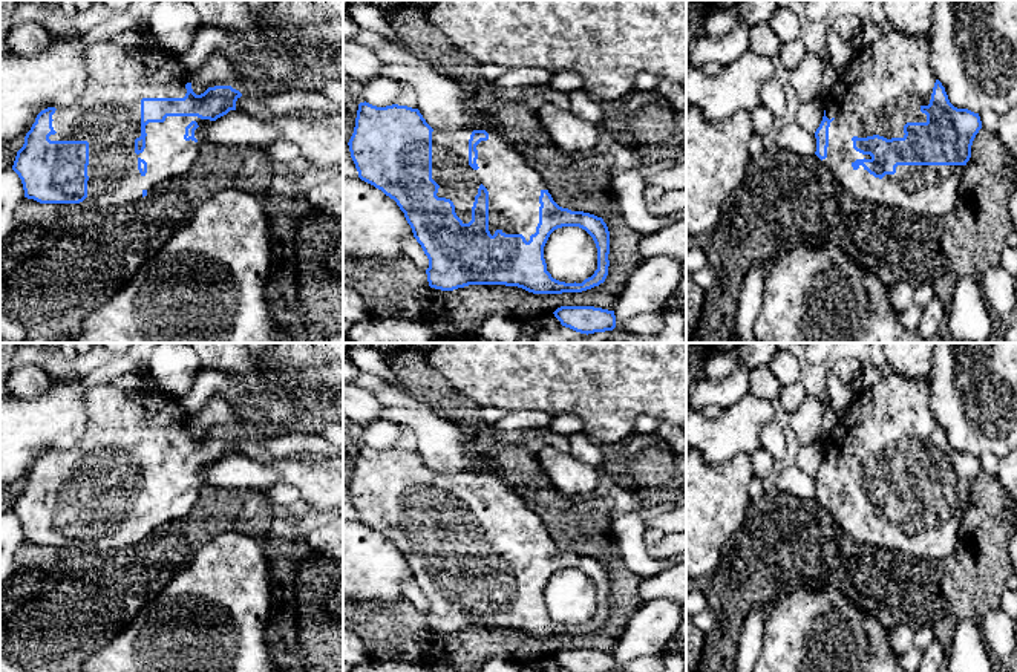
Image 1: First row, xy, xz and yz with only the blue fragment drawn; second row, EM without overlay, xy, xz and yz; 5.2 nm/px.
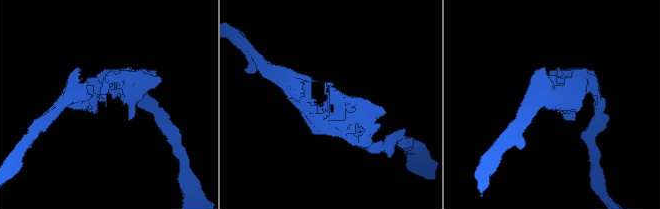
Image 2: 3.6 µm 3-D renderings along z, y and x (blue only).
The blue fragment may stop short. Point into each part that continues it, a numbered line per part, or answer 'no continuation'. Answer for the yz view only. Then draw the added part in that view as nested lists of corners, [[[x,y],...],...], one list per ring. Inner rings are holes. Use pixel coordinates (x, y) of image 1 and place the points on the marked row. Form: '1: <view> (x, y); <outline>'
1: yz (886, 83); [[[894,29],[855,52],[822,99],[826,116],[832,121],[827,158],[822,164],[858,201],[907,210],[917,216],[940,217],[954,210],[965,165],[898,165],[894,175],[885,175],[882,179],[870,175],[862,165],[858,170],[852,167],[856,159],[871,159],[870,155],[853,148],[853,136],[904,138],[907,122],[927,122],[921,107],[930,104],[937,80],[930,64],[930,54],[930,37],[908,37]]]

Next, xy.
1: xy (107, 115); [[[95,43],[84,51],[87,86],[80,101],[69,109],[57,109],[52,127],[57,132],[51,141],[87,141],[87,197],[77,204],[87,208],[116,208],[135,204],[158,184],[188,173],[201,153],[202,129],[210,119],[198,116],[167,116],[164,122],[146,126],[146,148],[135,153],[135,139],[141,136],[142,98],[184,98],[185,84],[190,83],[188,70],[179,58],[162,46],[129,46]],[[198,122],[195,141],[185,141],[185,127]]]

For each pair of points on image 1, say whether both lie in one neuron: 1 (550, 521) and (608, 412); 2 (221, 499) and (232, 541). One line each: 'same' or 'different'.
1: different
2: different

